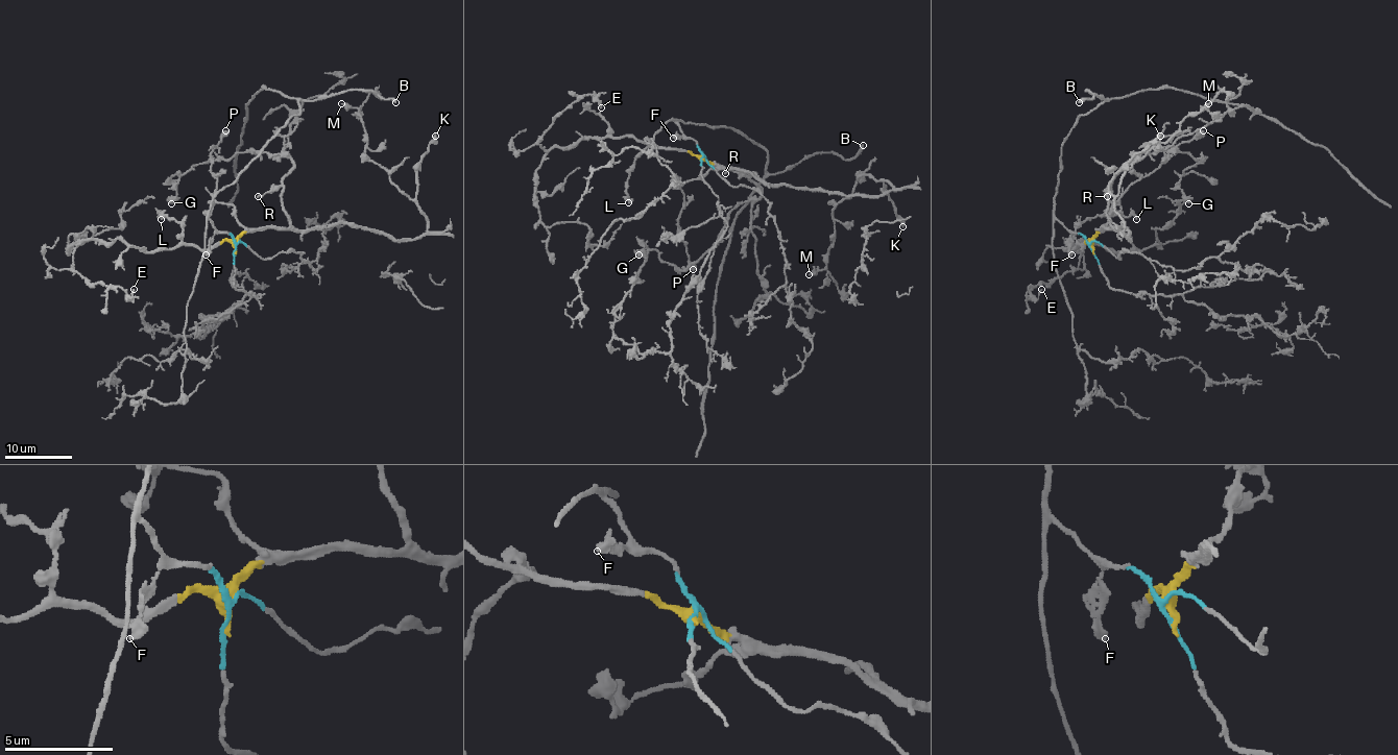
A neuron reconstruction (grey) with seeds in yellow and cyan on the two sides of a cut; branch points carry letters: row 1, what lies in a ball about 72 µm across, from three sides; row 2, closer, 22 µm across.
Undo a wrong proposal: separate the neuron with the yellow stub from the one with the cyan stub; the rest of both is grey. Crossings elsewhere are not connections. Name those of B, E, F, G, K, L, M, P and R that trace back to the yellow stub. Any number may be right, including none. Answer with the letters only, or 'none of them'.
E, G, K, L, M, P, R

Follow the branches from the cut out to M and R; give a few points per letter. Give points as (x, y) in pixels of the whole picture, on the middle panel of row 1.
M: (703, 156), (715, 168), (806, 190), (893, 188), (862, 175), (834, 210), (826, 265), (809, 275)
R: (703, 156), (715, 168), (748, 170), (756, 175), (742, 176), (731, 170), (725, 173)

